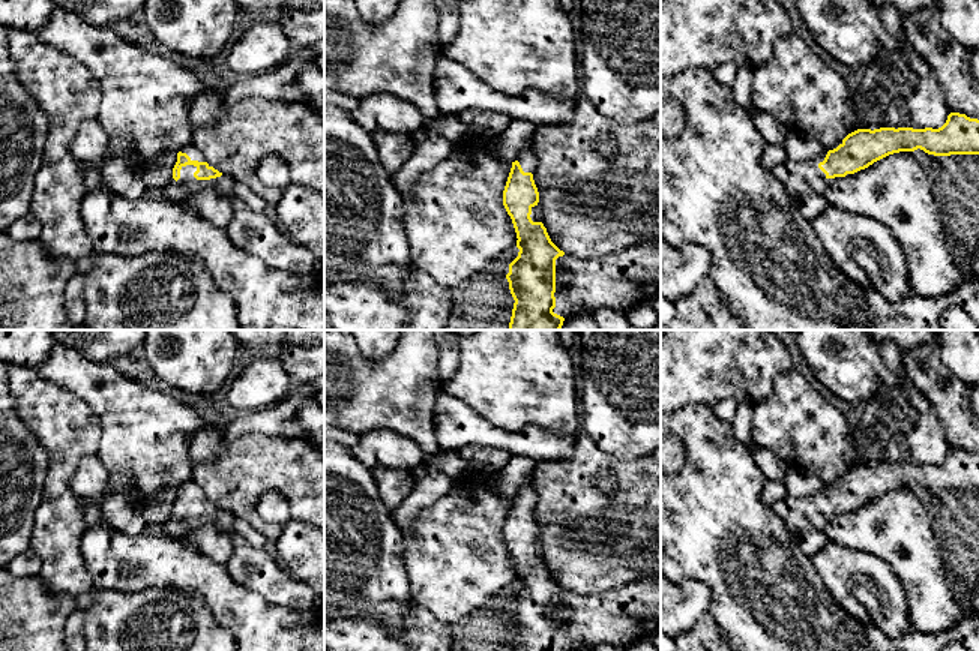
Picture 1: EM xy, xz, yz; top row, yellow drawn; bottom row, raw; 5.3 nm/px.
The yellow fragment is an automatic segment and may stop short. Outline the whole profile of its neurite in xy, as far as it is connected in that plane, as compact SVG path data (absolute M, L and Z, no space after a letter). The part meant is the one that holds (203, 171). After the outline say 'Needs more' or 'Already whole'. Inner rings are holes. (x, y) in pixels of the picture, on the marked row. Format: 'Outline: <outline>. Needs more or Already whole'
Outline: M192 142L179 150L173 178L188 194L216 189L233 201L234 214L225 232L237 248L255 255L276 270L297 274L318 273L320 260L306 248L293 243L282 228L263 212L254 212L239 200L233 194L236 182L210 166Z. Needs more

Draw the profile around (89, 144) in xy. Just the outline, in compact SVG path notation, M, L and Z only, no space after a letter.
M86 120L71 140L71 153L81 164L104 166L107 162L108 135L98 120Z

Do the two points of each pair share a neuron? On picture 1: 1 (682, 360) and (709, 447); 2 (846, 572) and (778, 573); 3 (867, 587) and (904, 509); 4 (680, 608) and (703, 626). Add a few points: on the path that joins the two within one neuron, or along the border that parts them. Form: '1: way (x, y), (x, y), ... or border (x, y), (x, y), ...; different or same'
1: border (710, 405), (683, 405), (676, 410); different
2: border (810, 558), (837, 602); different
3: border (846, 546), (879, 557), (903, 584); different
4: border (707, 611), (689, 629), (677, 635); different

